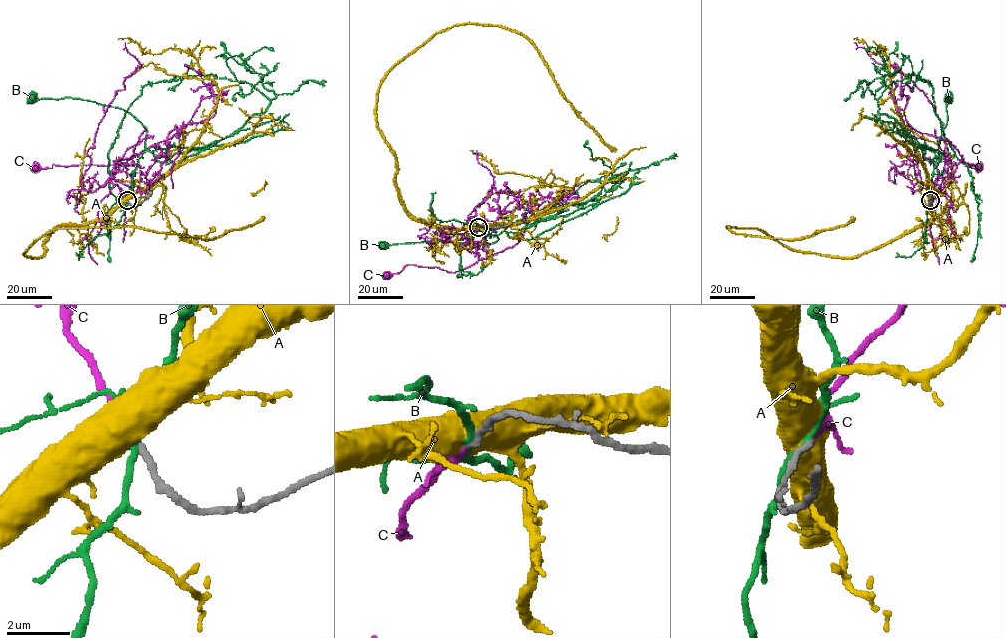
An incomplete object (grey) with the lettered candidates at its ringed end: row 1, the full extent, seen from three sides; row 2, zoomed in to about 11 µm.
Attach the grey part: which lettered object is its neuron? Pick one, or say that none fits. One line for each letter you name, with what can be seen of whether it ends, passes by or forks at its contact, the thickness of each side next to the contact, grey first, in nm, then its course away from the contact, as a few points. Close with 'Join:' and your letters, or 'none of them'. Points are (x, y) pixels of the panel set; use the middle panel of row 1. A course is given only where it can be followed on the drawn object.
C: It passes by. Thickness 200 nm (grey) against 260 nm. Its course: (478, 227), (470, 237), (455, 242), (478, 255), (473, 264), (455, 272), (406, 265), (401, 271), (387, 274)
Join: C

